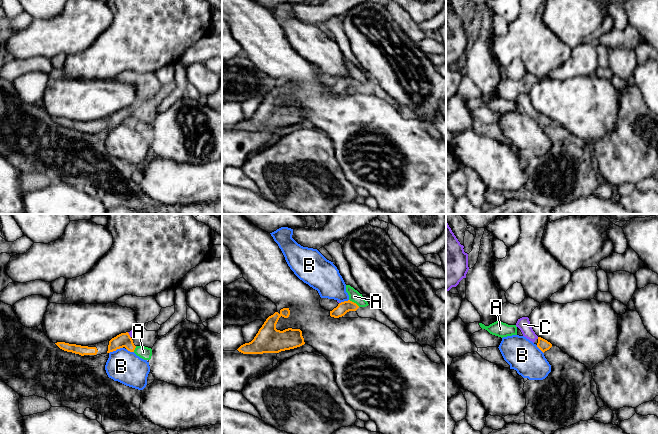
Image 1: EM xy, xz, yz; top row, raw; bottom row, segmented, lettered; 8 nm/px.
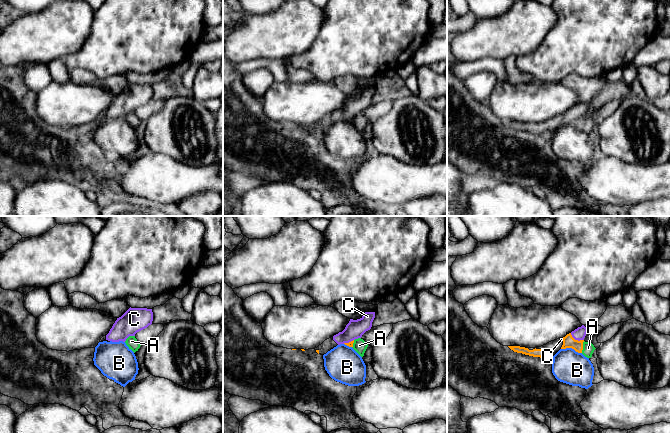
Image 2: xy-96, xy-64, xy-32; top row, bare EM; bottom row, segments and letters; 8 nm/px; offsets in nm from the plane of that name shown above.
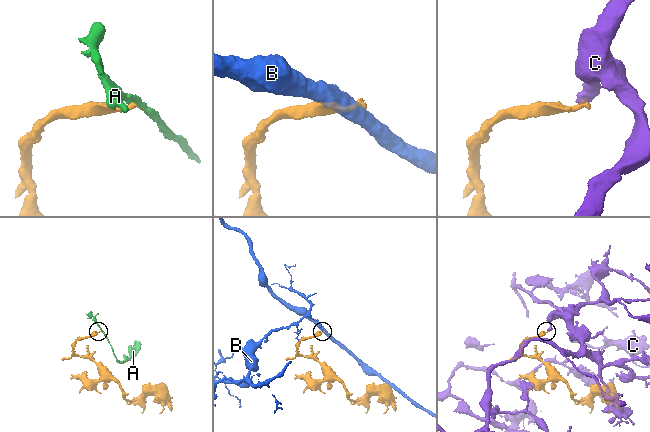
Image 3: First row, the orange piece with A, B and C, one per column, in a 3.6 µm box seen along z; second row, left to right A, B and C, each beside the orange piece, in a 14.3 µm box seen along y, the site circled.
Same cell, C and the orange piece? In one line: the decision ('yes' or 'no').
yes

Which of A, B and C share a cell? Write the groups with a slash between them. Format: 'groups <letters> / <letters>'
groups A / B / C

